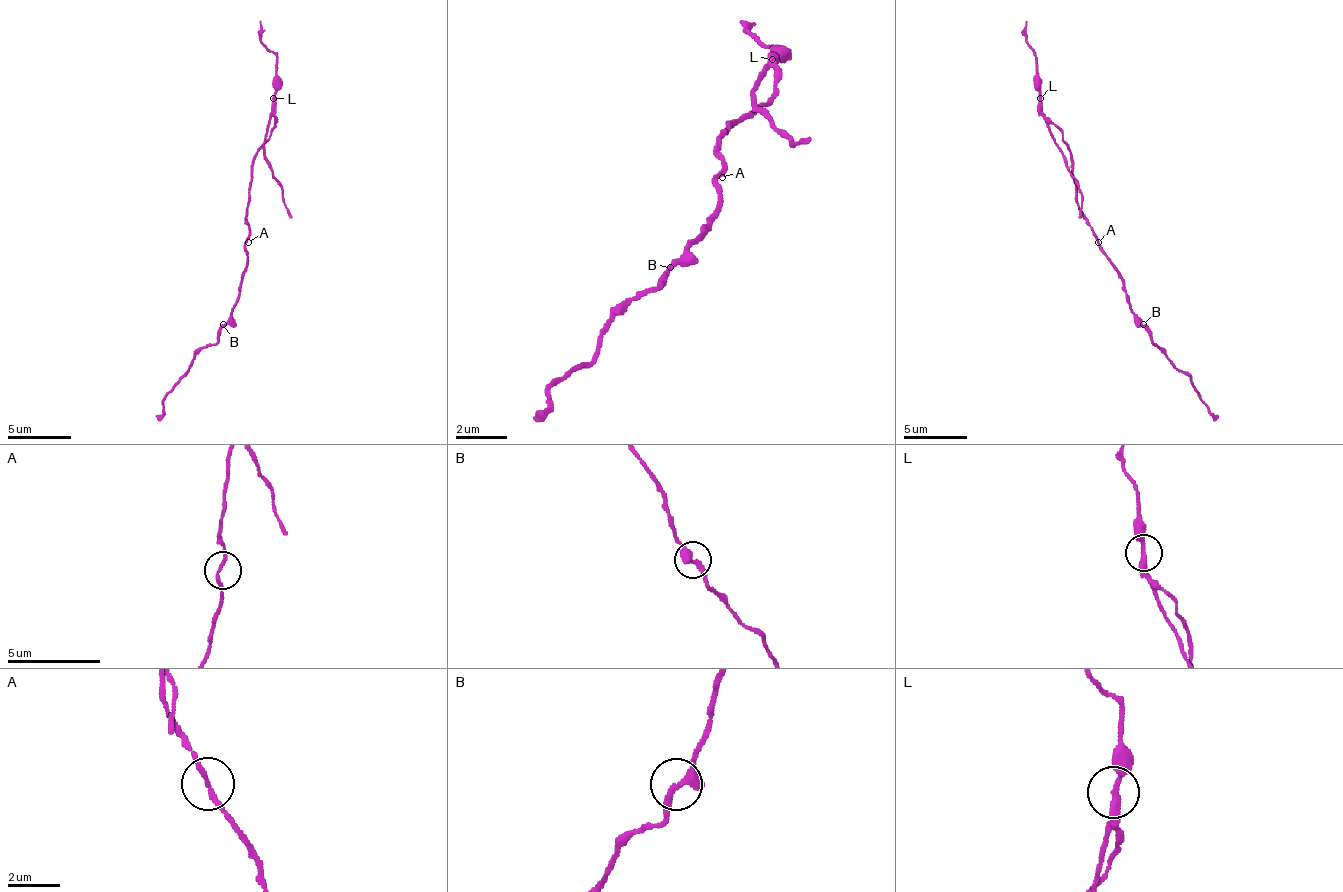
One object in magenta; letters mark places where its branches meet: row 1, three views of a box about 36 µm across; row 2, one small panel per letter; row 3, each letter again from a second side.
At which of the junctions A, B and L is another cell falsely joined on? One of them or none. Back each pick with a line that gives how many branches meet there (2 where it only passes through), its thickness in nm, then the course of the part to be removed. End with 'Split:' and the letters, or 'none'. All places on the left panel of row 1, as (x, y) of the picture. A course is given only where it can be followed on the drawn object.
L: 2 branches meet; 280 nm thick; foreign part runs (274, 99), (264, 153), (293, 217)
Split: L

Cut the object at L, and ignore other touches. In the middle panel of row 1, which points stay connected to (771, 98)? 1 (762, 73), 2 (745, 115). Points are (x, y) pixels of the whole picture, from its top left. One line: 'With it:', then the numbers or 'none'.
With it: 2

